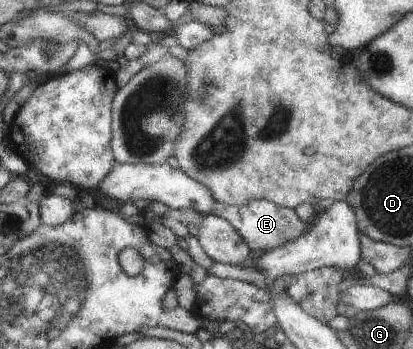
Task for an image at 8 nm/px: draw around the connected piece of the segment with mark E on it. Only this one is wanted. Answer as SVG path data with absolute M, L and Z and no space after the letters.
M253 199L244 205L228 205L215 202L211 214L224 218L243 237L252 252L262 254L307 233L309 224L304 223L294 209L279 206L267 199Z

